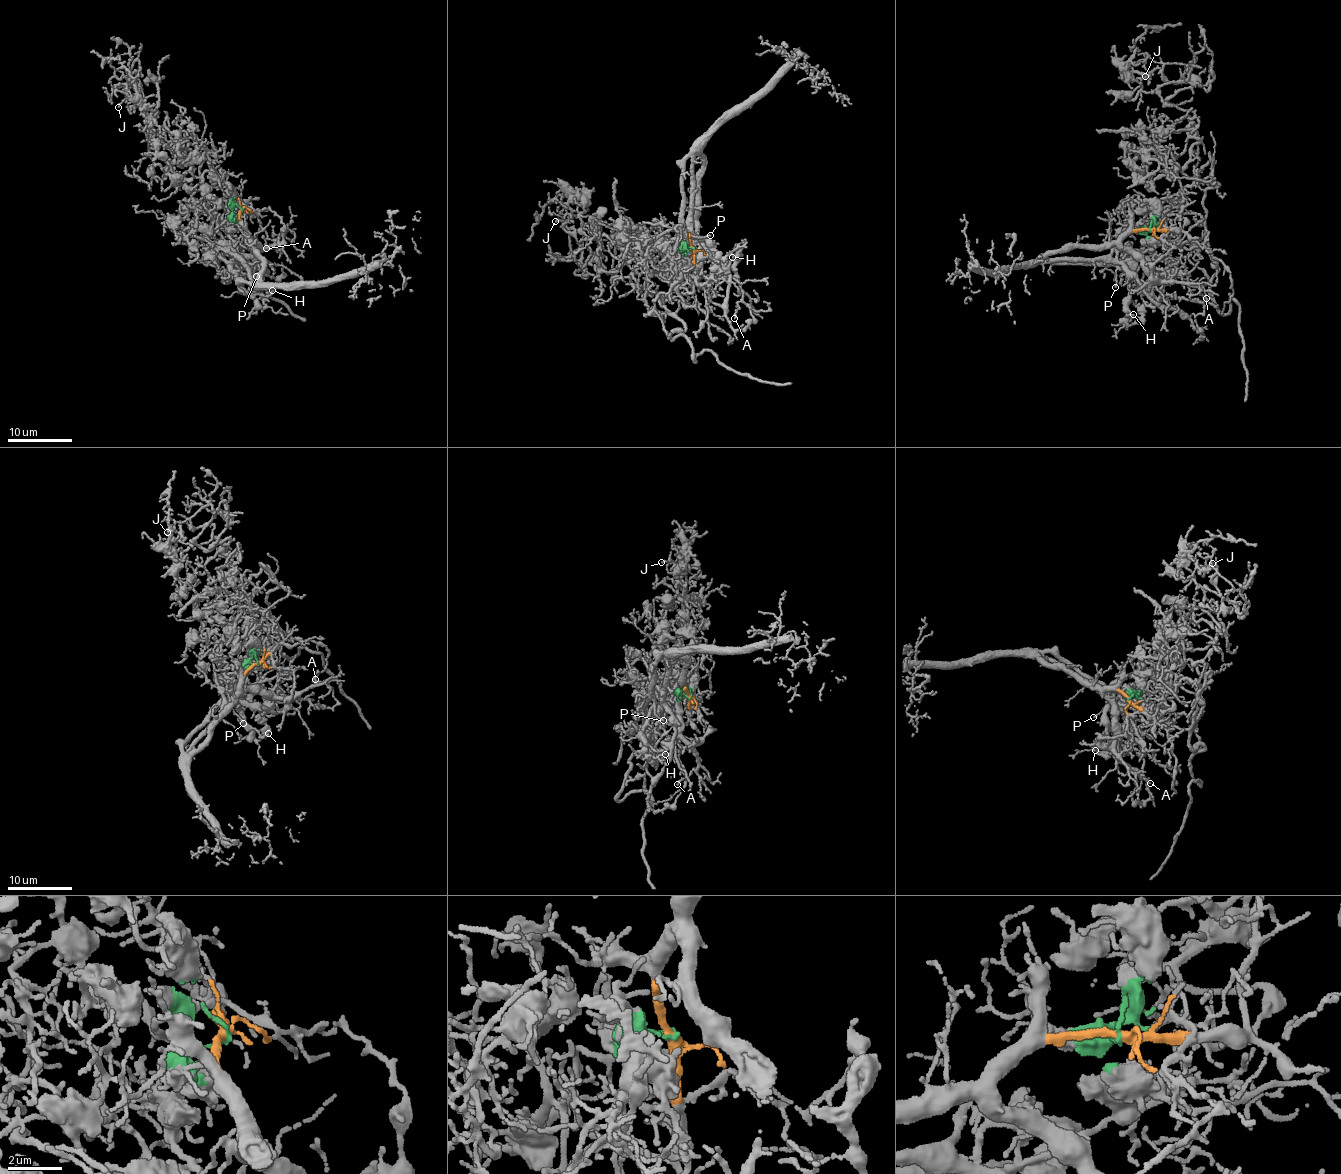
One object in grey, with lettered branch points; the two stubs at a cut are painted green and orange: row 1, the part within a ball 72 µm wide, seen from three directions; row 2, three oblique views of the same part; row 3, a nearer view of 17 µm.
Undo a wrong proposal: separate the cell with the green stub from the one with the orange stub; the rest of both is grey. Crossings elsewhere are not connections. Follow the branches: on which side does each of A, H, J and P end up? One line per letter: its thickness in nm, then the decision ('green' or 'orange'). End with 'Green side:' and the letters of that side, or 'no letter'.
A: calibre 120 nm; orange
H: calibre 100 nm; orange
J: calibre 140 nm; green
P: calibre 100 nm; orange
Green side: J

